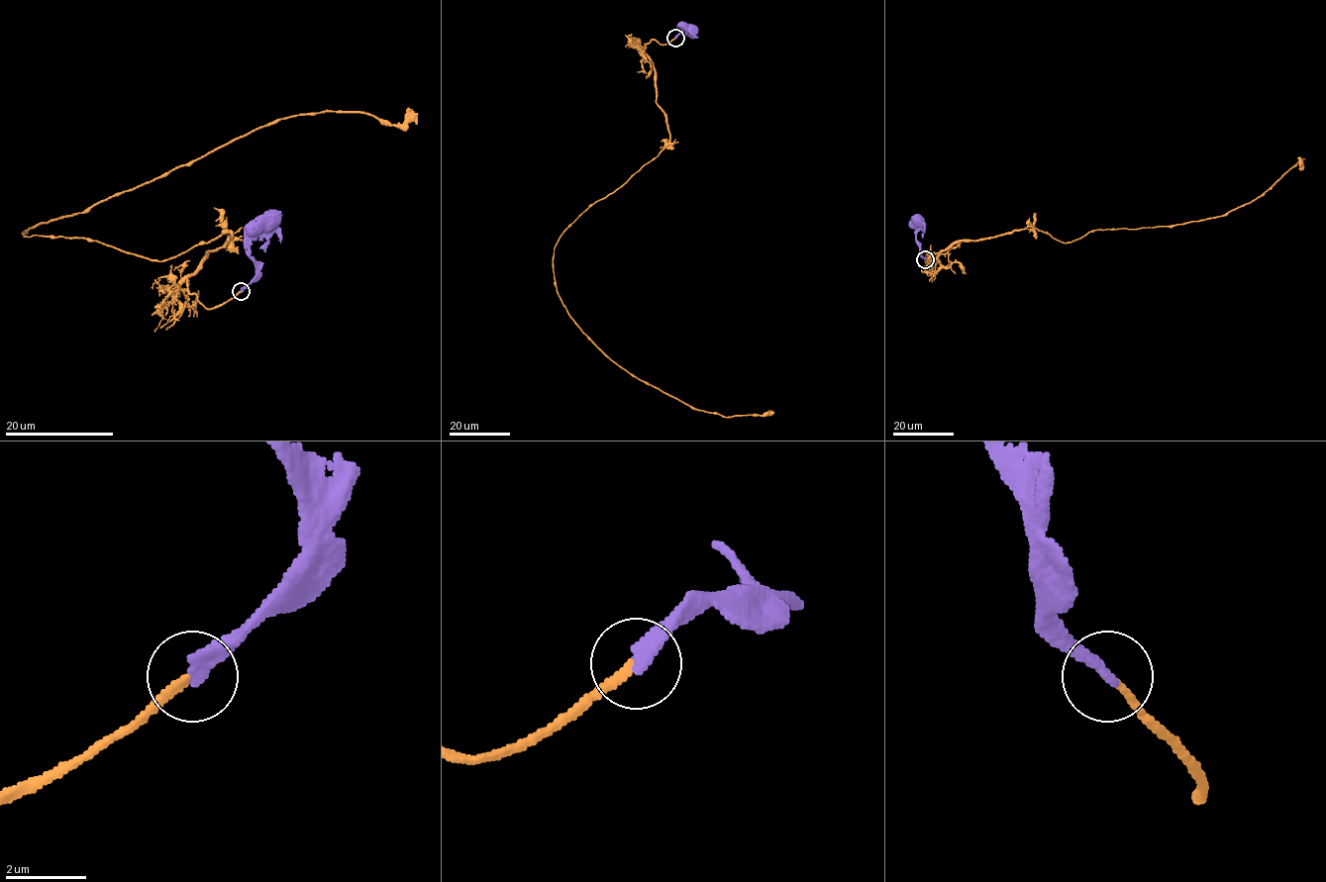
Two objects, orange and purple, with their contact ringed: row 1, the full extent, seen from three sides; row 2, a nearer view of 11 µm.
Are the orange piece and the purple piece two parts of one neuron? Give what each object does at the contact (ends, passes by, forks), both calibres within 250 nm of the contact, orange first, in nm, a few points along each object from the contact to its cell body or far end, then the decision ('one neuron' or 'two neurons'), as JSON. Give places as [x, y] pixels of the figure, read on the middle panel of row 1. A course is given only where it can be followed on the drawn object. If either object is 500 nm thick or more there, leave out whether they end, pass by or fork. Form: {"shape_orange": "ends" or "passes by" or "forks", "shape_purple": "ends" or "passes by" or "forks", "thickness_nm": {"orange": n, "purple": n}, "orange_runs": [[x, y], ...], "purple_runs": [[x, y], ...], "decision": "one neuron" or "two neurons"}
{"shape_orange": "ends", "shape_purple": "ends", "thickness_nm": {"orange": 200, "purple": 360}, "orange_runs": [[675, 38], [645, 47], [668, 144], [564, 231], [555, 285], [587, 337], [641, 380], [726, 417], [774, 412]], "purple_runs": [[675, 38], [683, 32], [680, 29], [690, 30]], "decision": "two neurons"}

